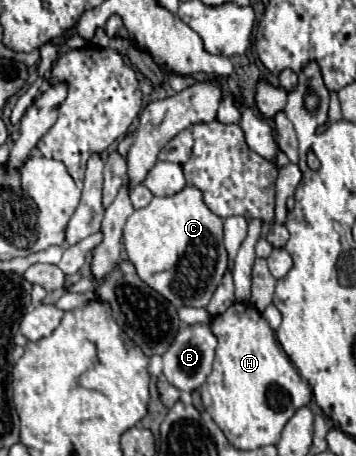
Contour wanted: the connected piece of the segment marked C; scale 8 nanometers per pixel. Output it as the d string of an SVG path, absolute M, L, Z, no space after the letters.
M190 185L176 195L154 197L150 205L134 211L124 225L124 247L128 259L138 271L138 277L176 307L206 307L218 283L222 283L222 275L228 271L228 255L222 247L222 219L206 207L202 191Z

